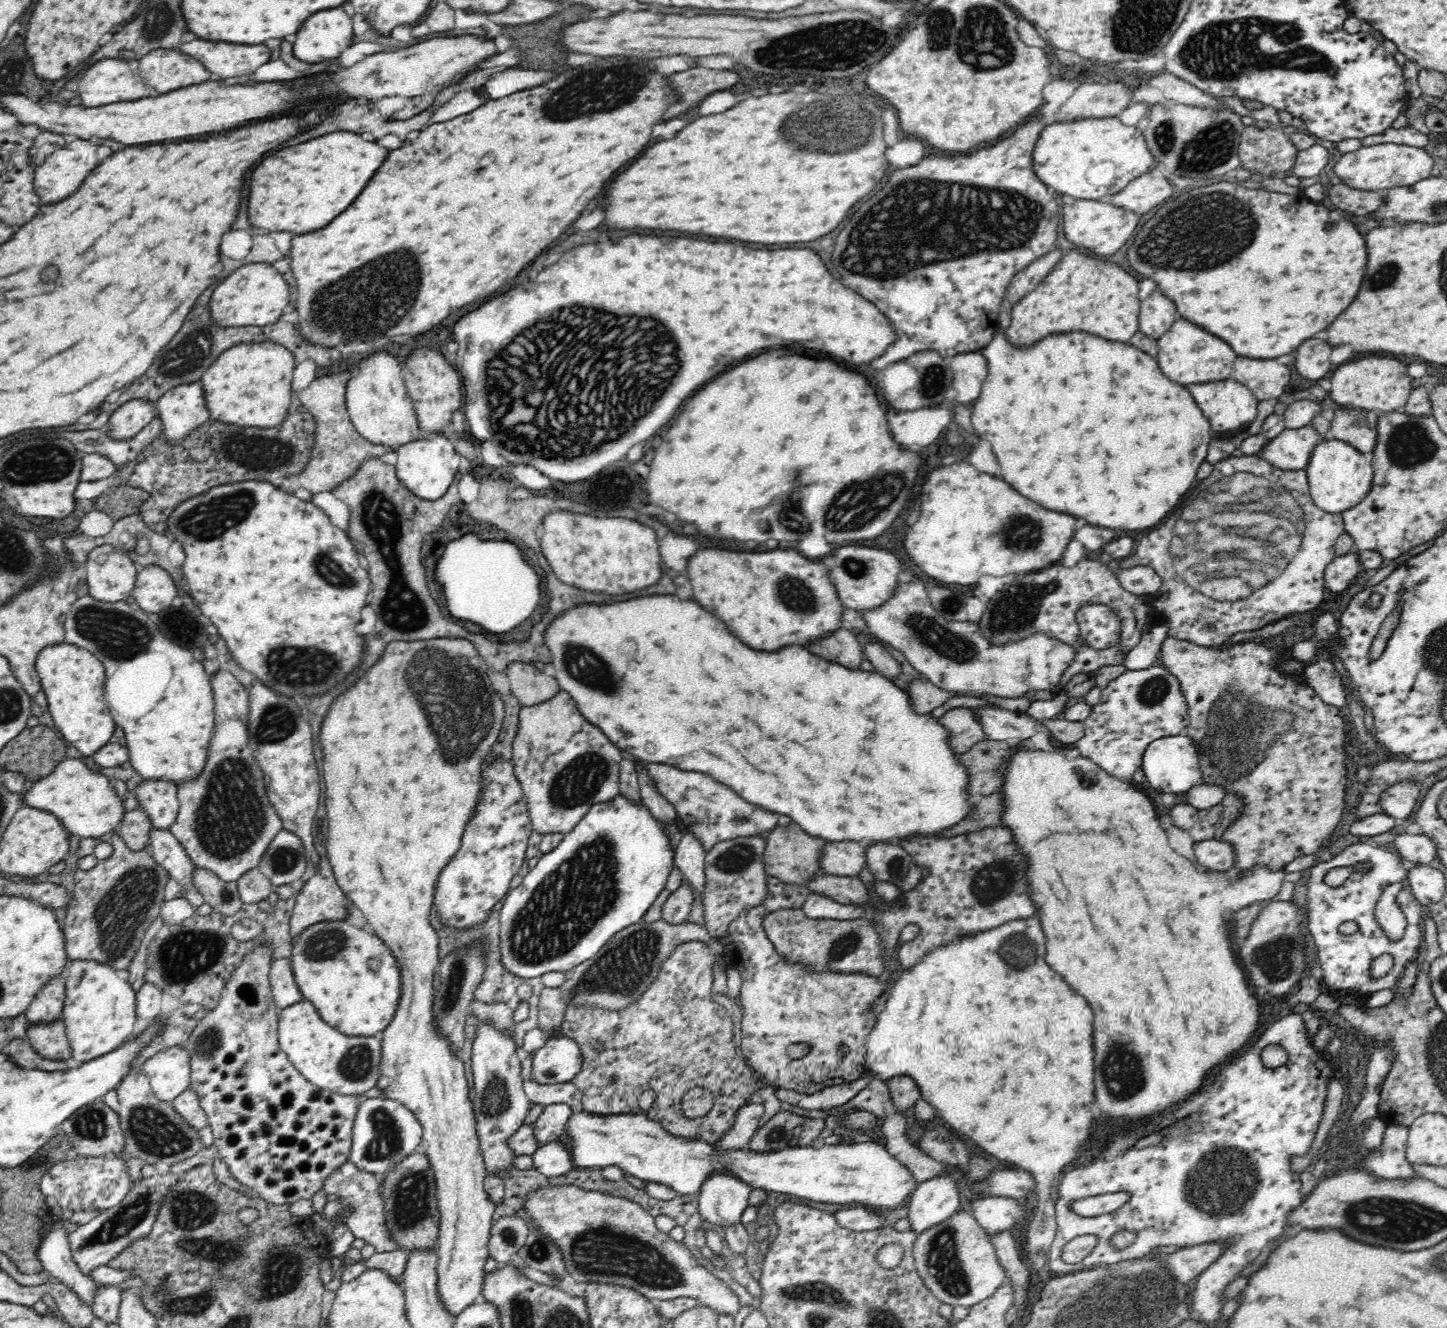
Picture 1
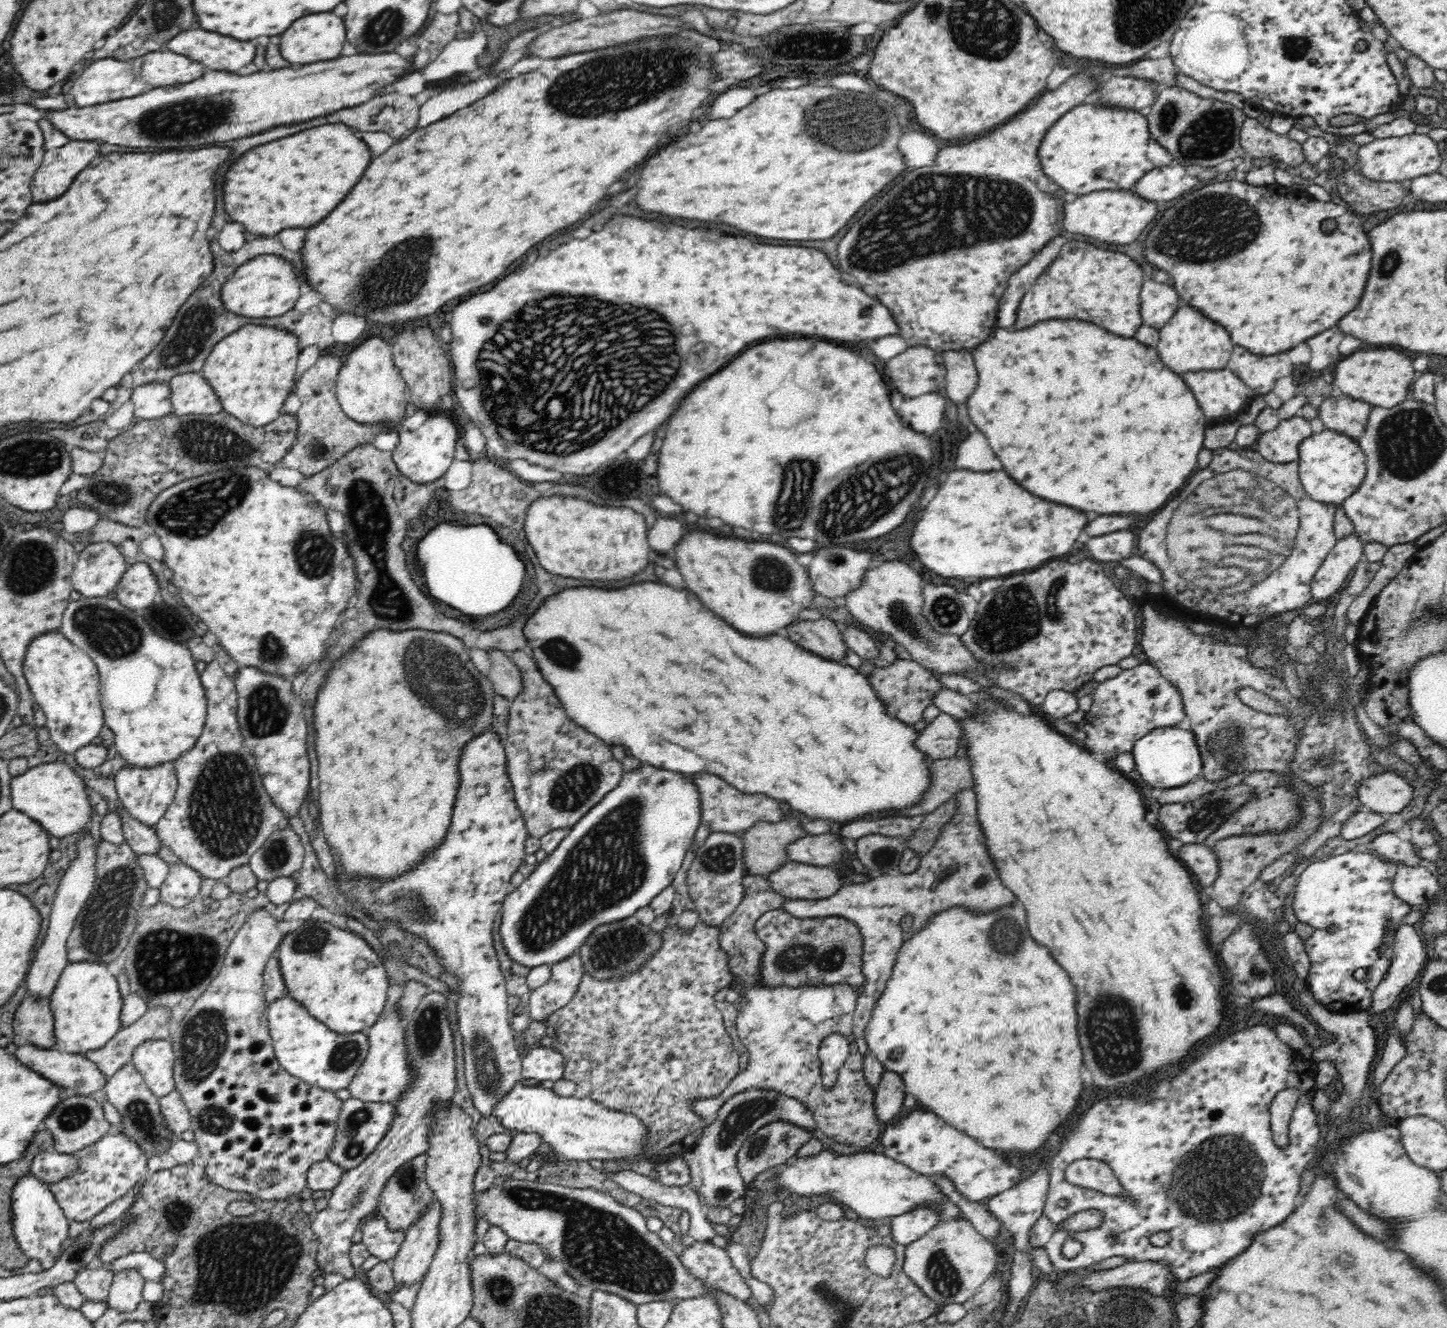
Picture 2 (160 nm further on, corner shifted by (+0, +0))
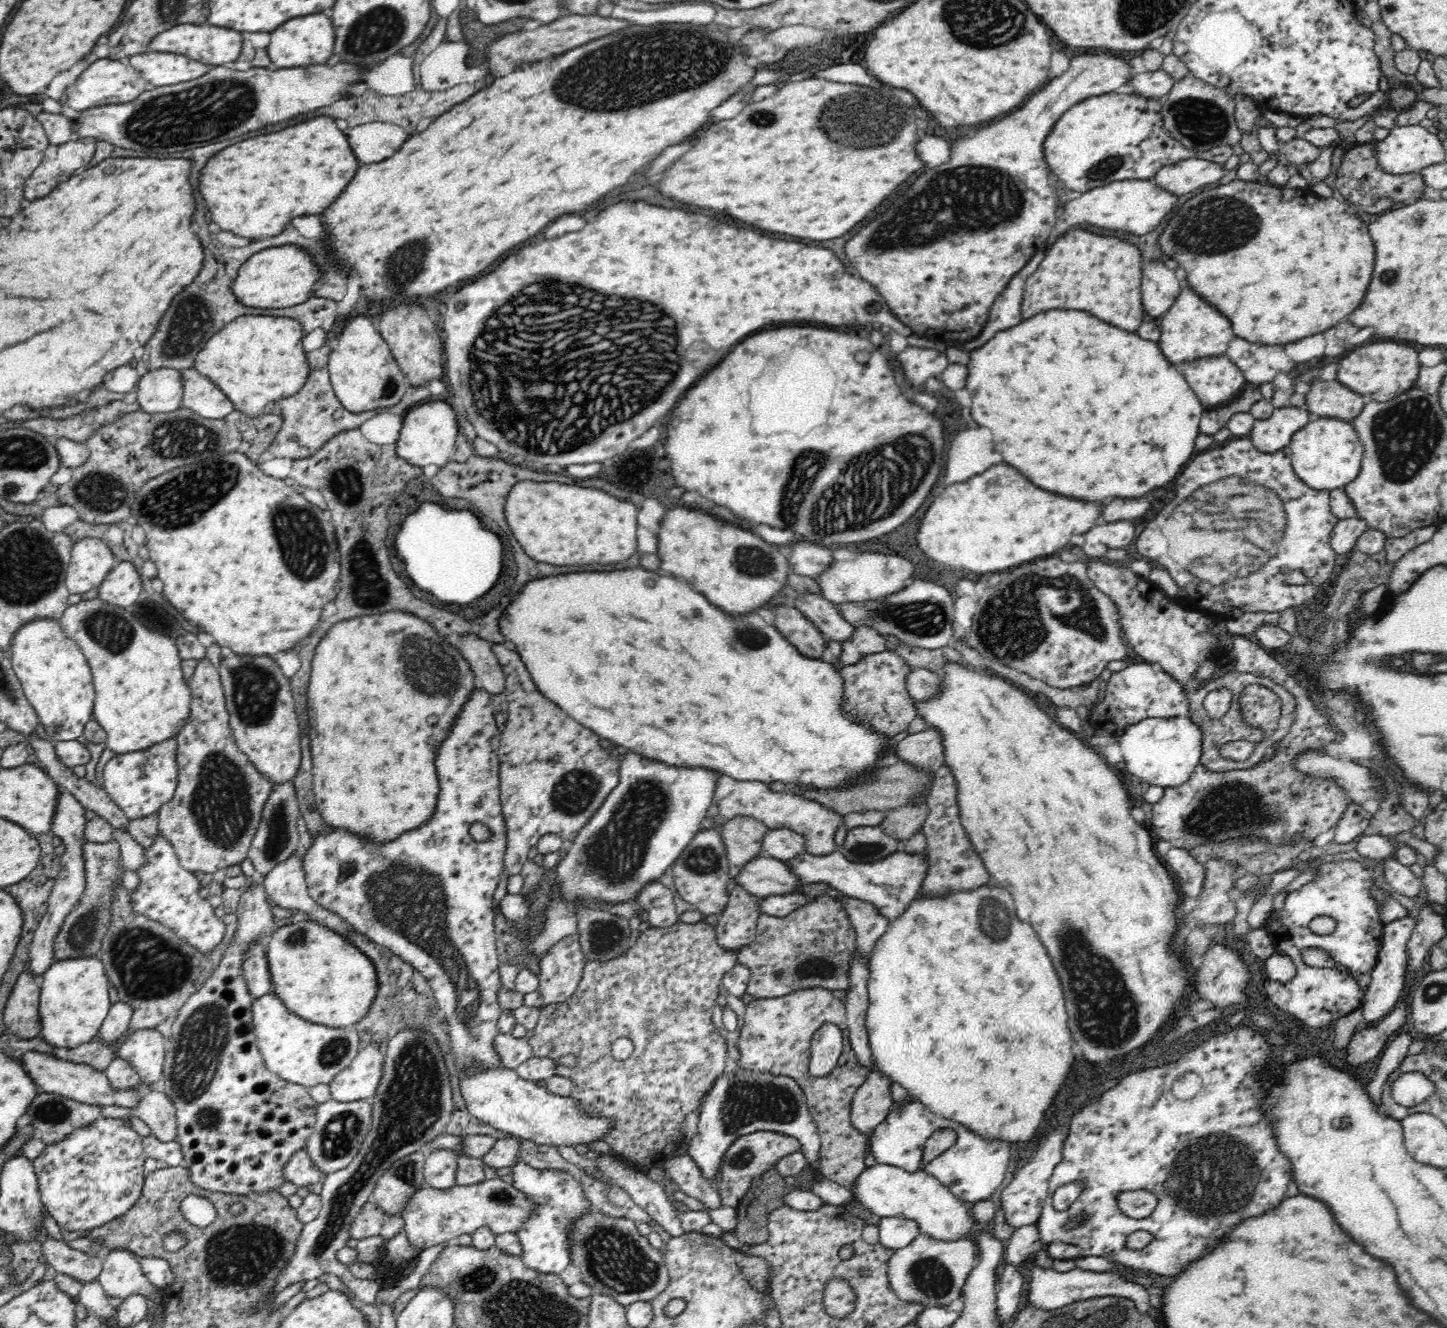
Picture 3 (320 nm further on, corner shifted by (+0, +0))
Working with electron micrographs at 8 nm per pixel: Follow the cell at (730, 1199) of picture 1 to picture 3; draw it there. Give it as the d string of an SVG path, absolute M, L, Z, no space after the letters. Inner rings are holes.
M737 1064L733 1072L724 1070L712 1082L710 1090L702 1096L697 1108L698 1133L687 1143L687 1154L712 1184L718 1179L724 1154L729 1150L730 1144L738 1136L756 1131L774 1131L794 1137L800 1143L801 1153L806 1158L810 1172L820 1175L820 1135L816 1130L817 1124L808 1112L806 1095L797 1080L783 1074L748 1070Z

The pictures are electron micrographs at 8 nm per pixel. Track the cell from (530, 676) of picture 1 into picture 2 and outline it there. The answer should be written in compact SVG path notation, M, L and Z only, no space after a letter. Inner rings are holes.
M497 648L486 650L489 660L490 671L487 678L496 694L506 699L514 699L522 692L522 676L516 663L507 652L502 652Z

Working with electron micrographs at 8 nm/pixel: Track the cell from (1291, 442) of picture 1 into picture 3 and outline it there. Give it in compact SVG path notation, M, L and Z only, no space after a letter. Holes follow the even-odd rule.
M1294 401L1284 408L1274 408L1267 418L1255 418L1248 434L1254 447L1262 452L1276 452L1290 444L1290 436L1313 417Z

